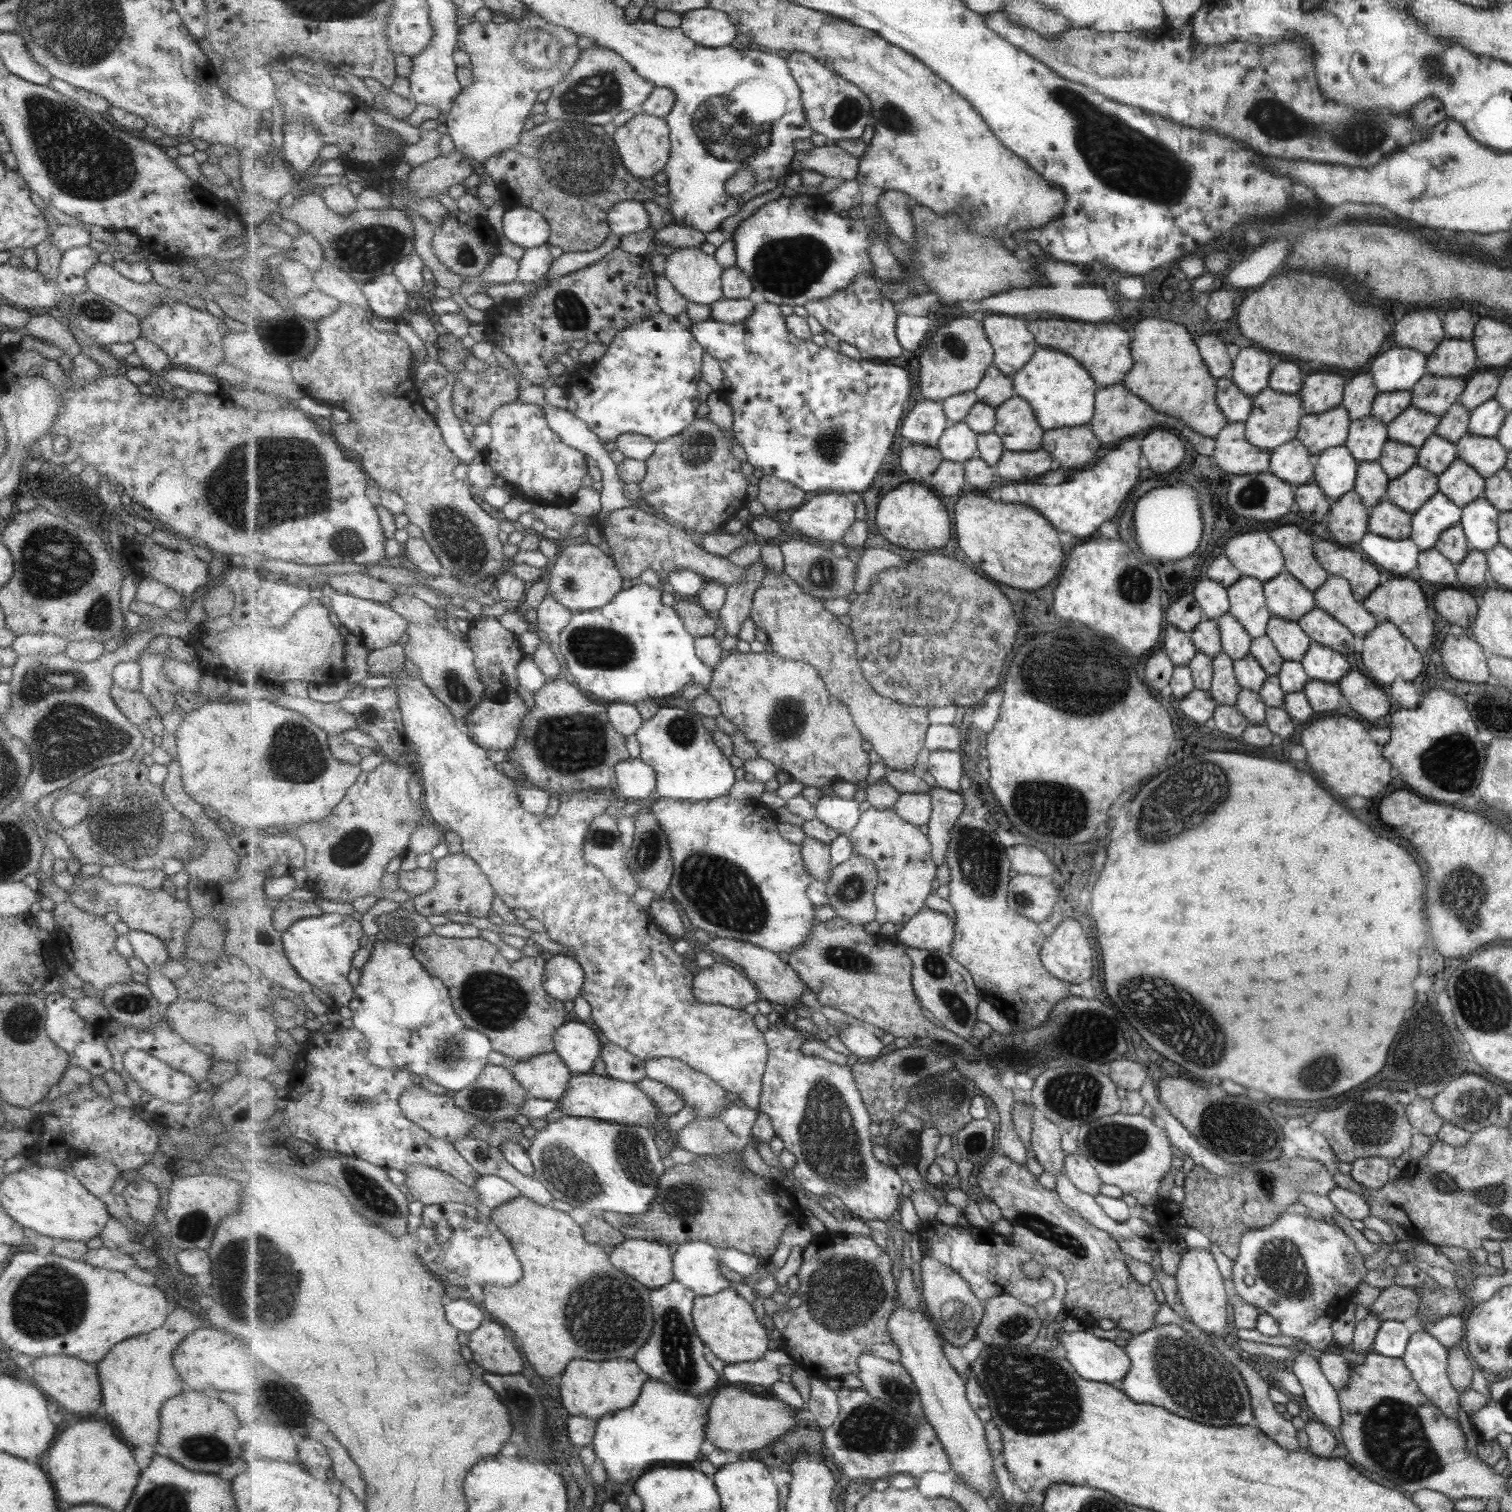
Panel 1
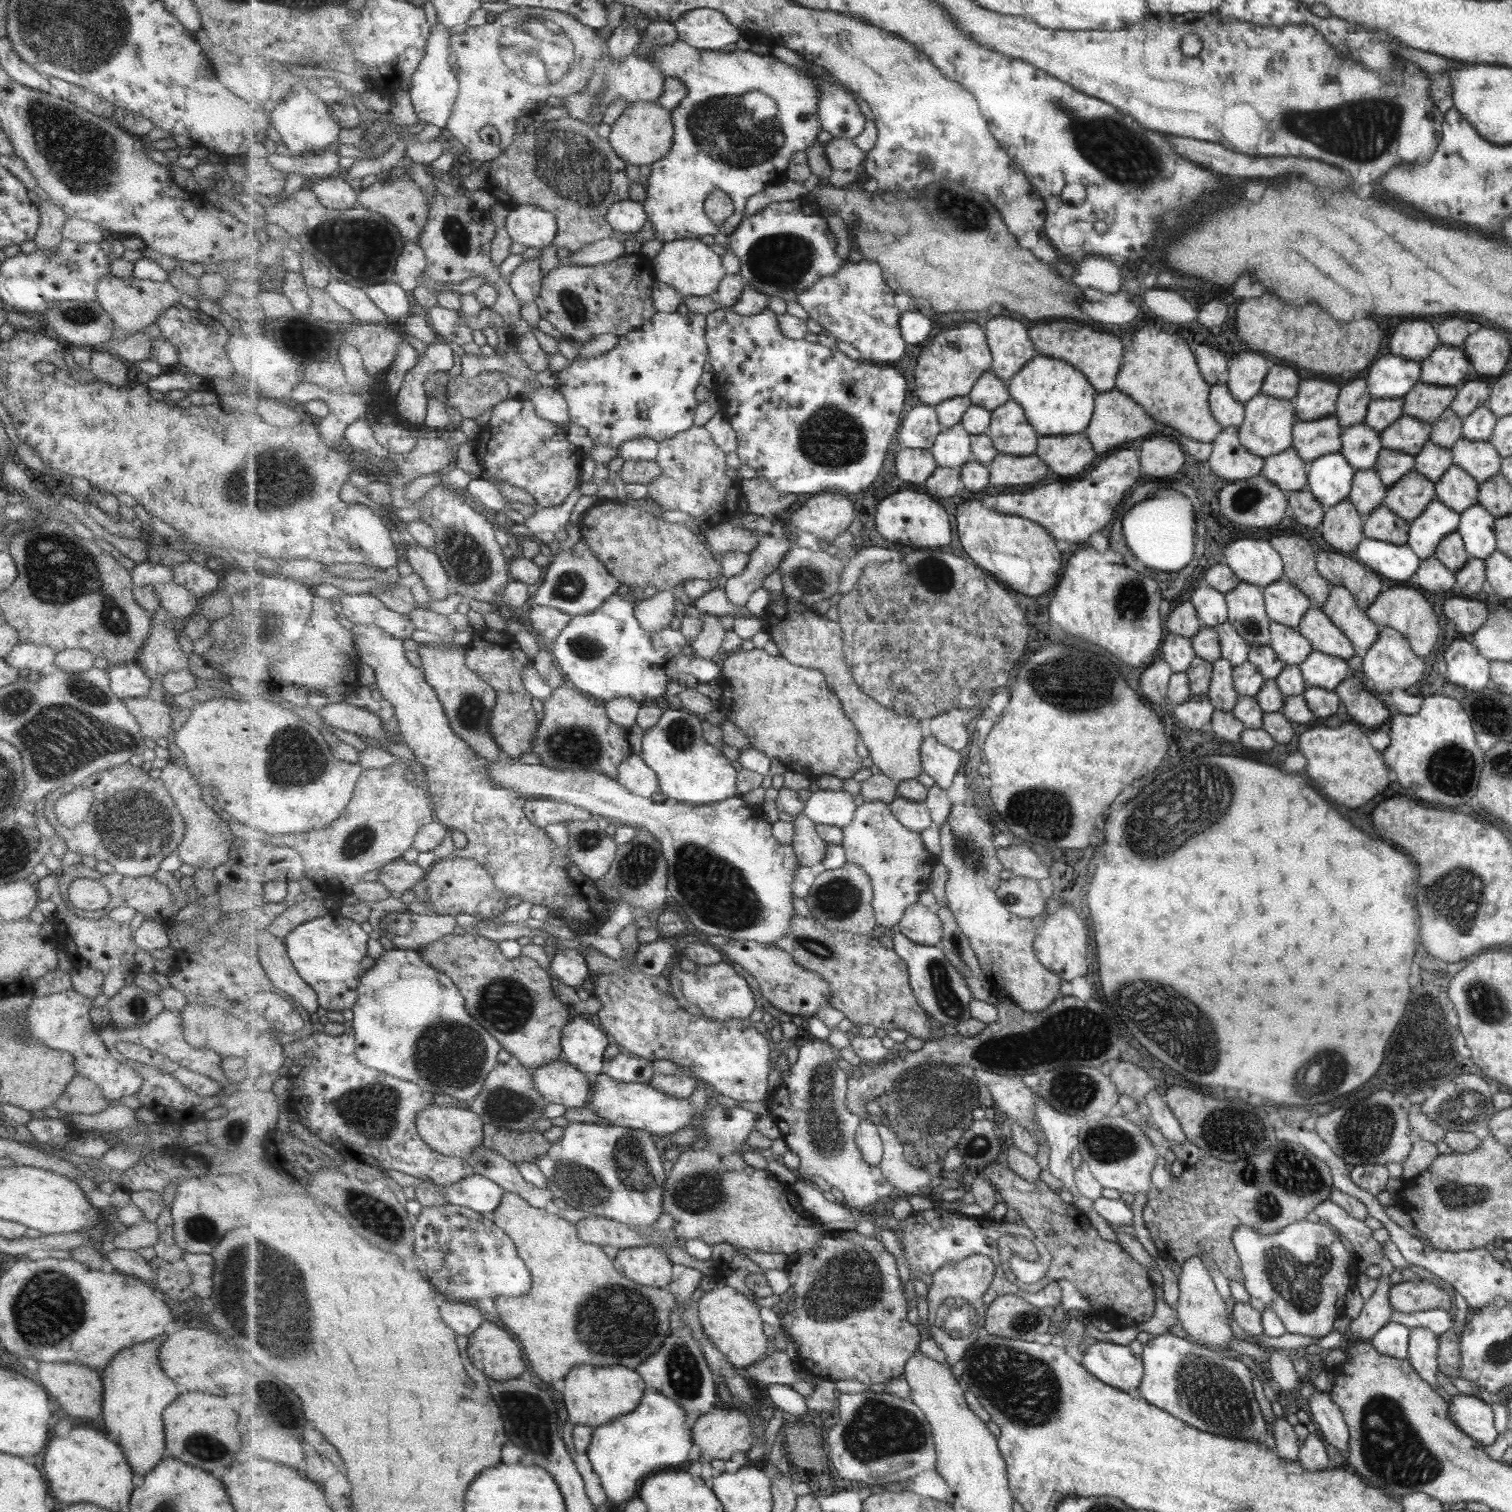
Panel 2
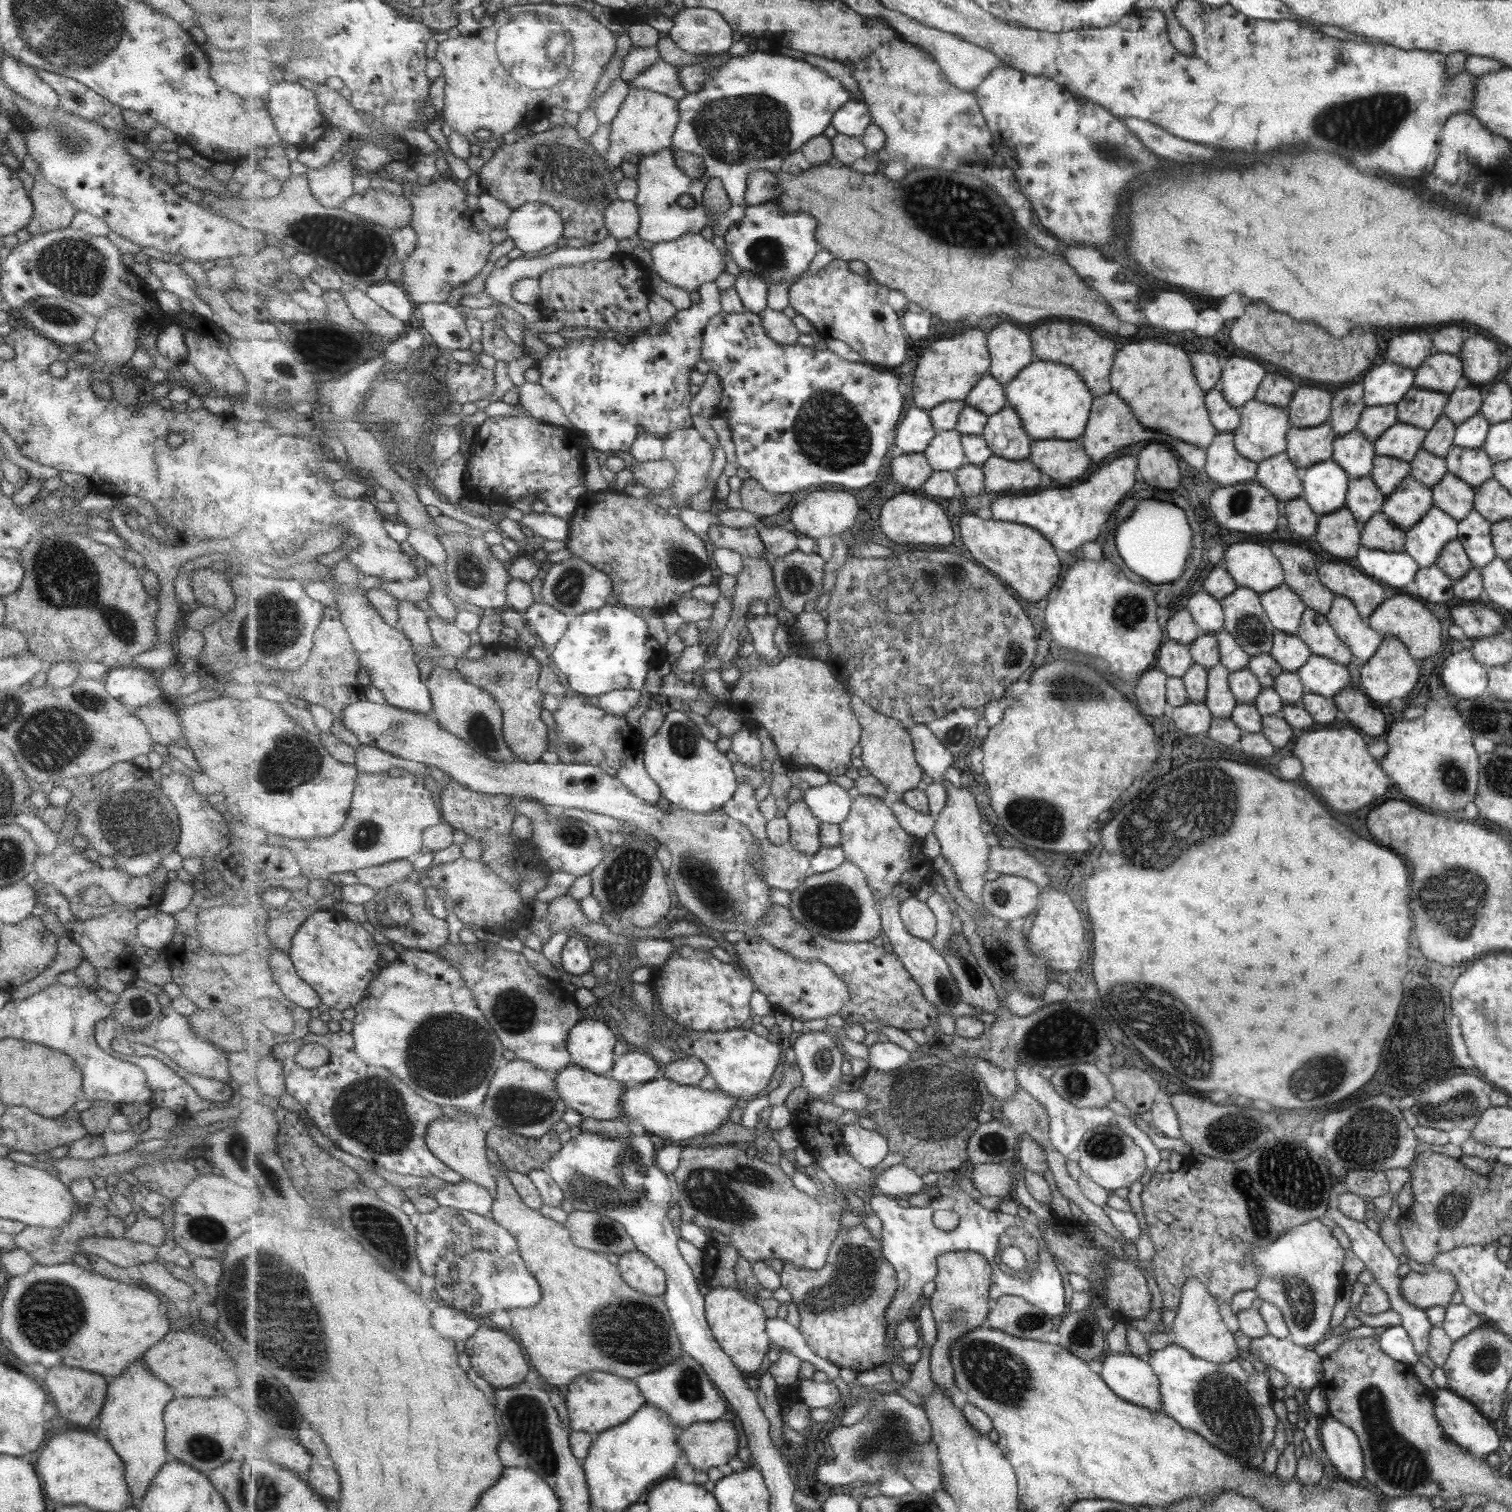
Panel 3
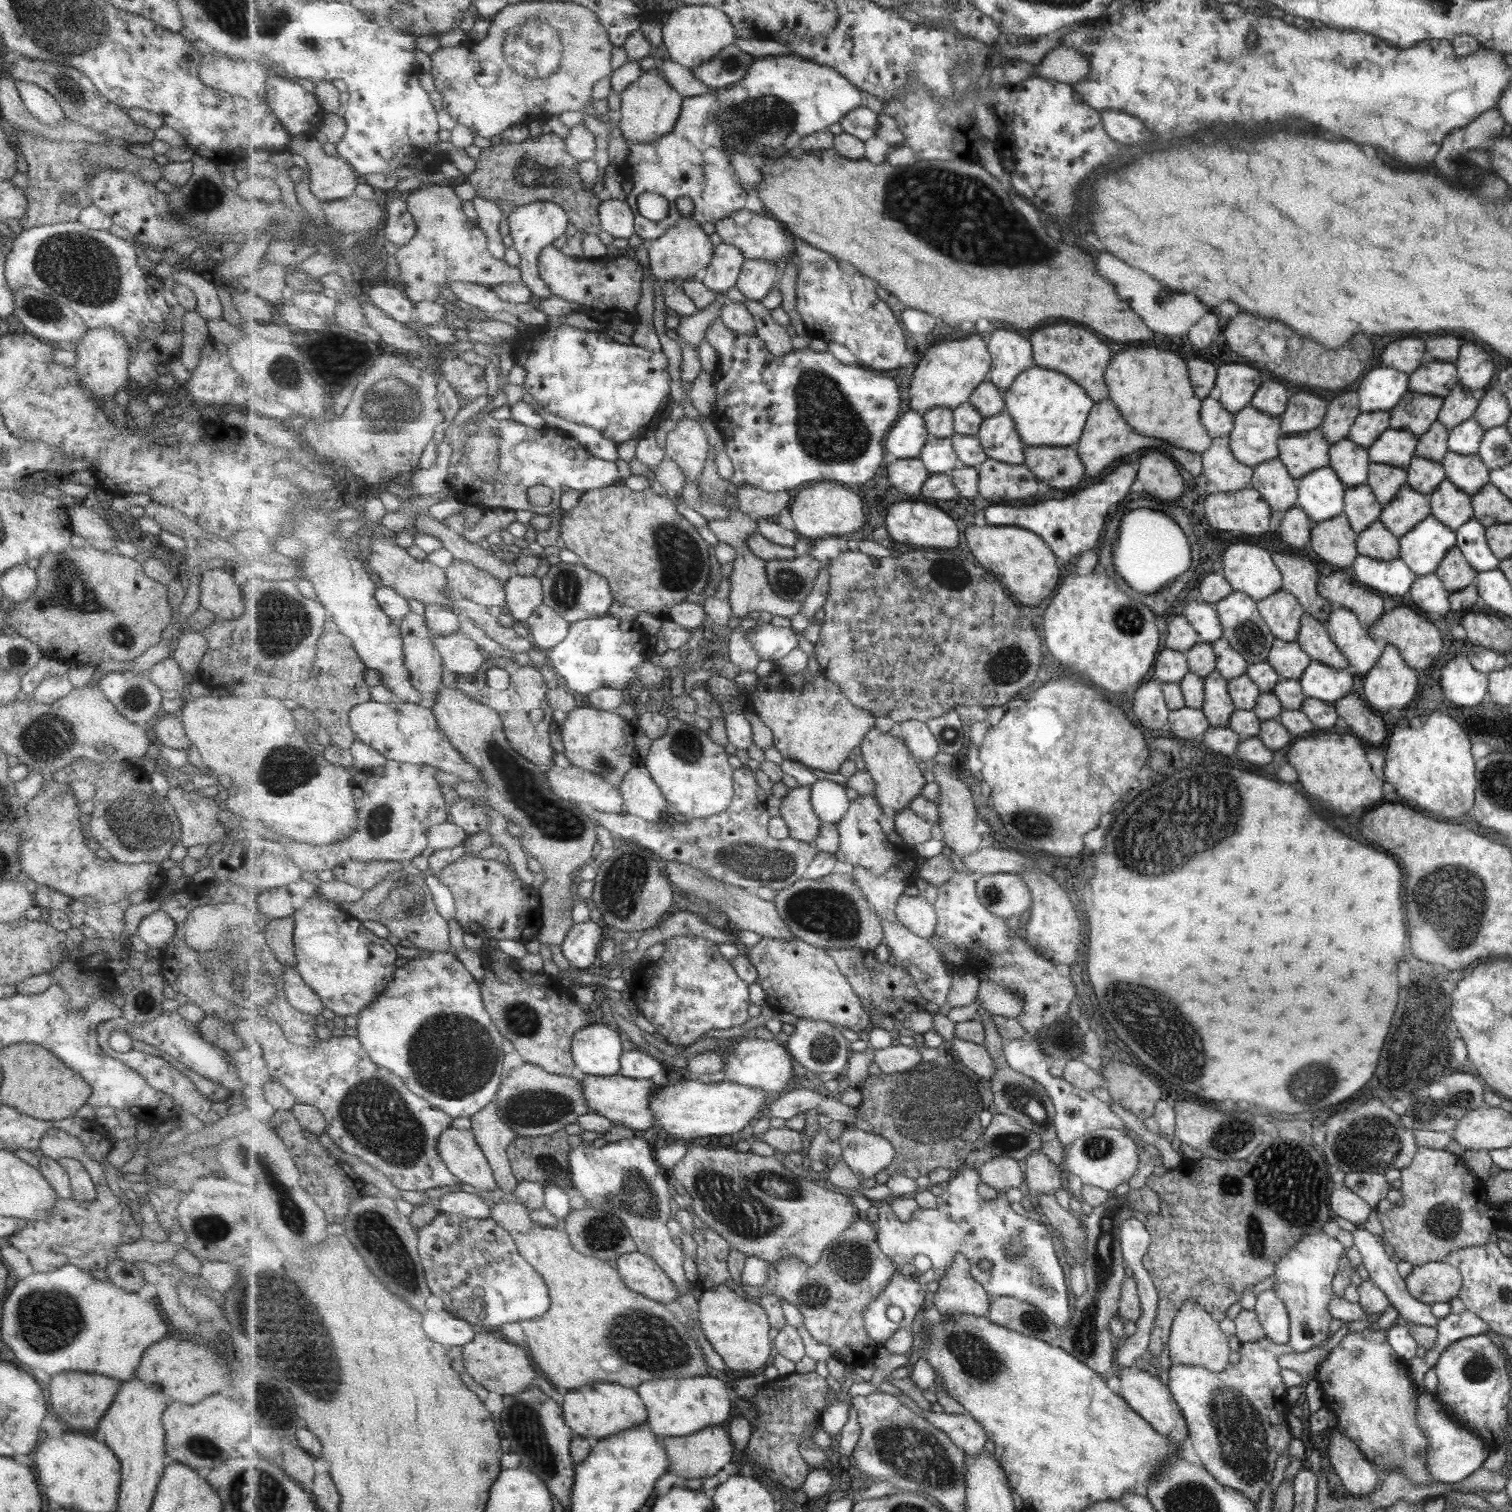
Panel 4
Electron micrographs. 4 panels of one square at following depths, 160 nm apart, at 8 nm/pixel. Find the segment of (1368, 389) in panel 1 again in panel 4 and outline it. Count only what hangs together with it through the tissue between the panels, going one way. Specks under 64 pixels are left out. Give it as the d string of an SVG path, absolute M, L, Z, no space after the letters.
M1355 391L1331 399L1320 426L1326 441L1334 443L1345 439L1360 412L1358 394Z

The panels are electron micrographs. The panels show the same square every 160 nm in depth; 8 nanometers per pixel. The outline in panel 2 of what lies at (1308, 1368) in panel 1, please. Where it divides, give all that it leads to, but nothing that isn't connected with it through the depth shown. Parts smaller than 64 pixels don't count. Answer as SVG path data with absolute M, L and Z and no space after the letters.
M1313 1391L1307 1401L1307 1414L1311 1414L1310 1418L1313 1418L1312 1421L1321 1432L1323 1440L1341 1452L1346 1462L1348 1430L1340 1408L1328 1393L1321 1391Z

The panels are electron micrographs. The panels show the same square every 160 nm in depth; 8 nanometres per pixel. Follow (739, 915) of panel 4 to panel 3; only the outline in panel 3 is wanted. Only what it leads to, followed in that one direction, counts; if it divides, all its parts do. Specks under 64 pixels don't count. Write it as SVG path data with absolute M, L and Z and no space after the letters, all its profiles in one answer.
M776 904L768 912L766 924L757 928L755 933L797 959L805 962L819 960L830 966L849 989L851 1002L841 1009L840 1015L852 1029L867 1021L894 1026L904 1032L925 1030L927 1026L935 1026L935 1020L939 1018L937 1007L927 1001L922 987L894 951L885 952L885 948L875 946L872 941L837 942L813 934L795 920L789 906Z

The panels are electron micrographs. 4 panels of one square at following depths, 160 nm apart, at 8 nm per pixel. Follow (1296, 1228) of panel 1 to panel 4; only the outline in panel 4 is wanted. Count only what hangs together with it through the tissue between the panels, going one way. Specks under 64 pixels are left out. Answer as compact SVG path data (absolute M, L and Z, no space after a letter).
M1322 1230L1311 1232L1298 1240L1295 1248L1276 1265L1273 1294L1285 1303L1289 1316L1289 1346L1294 1352L1305 1352L1312 1346L1324 1343L1330 1336L1332 1316L1329 1306L1332 1280L1339 1260L1343 1257L1343 1245L1329 1238Z

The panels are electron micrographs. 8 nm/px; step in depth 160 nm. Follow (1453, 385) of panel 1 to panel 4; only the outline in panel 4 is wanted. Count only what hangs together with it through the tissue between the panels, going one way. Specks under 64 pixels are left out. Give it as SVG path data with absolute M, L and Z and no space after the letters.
M1408 390L1398 404L1389 410L1390 428L1419 436L1438 420L1442 402L1441 397Z

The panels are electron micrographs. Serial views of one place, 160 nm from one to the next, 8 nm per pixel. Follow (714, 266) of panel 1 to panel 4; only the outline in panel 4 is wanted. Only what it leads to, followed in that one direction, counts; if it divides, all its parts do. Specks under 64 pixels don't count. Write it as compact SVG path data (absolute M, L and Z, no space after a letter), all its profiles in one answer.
M691 215L682 217L679 225L667 231L663 237L648 243L648 257L650 258L650 270L659 281L690 281L699 278L705 269L711 265L715 257L715 249L709 234L701 228L699 222Z

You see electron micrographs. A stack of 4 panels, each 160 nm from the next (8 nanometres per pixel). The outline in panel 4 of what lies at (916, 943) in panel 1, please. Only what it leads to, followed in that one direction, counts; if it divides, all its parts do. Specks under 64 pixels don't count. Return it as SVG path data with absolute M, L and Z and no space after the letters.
M903 895L896 908L898 920L913 934L931 938L938 928L935 904L931 905L924 896Z

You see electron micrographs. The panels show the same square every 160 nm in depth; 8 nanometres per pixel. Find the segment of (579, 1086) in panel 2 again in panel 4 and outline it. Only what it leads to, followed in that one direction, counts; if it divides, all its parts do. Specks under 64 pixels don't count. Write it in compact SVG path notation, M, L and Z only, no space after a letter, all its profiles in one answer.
M579 1075L582 1081L582 1091L586 1095L591 1113L599 1113L618 1124L624 1124L635 1130L647 1130L656 1126L654 1110L650 1109L650 1098L661 1087L653 1080L635 1079L623 1075L593 1076Z

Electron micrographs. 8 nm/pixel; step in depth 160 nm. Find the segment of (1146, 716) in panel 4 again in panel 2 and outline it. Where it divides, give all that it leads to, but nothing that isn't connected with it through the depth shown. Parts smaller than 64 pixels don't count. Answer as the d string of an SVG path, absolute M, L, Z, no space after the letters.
M1161 658L1138 671L1137 686L1145 700L1161 704L1168 687L1169 677L1172 675L1170 666Z

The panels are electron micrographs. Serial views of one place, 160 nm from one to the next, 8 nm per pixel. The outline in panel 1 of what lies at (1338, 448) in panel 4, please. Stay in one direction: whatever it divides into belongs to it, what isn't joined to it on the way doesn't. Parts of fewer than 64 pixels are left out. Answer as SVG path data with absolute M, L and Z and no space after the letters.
M1371 416L1350 421L1349 436L1345 445L1358 462L1377 461L1382 446L1389 440L1386 423Z

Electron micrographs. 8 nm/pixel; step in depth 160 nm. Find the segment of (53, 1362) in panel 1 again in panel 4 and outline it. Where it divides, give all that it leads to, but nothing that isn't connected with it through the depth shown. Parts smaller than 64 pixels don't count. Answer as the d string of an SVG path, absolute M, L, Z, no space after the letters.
M63 1372L63 1374L51 1376L51 1380L49 1380L49 1404L51 1404L51 1410L55 1410L55 1414L59 1418L63 1418L63 1422L67 1422L69 1426L73 1426L77 1430L81 1430L81 1428L87 1430L97 1427L99 1419L113 1401L117 1388L119 1388L117 1380L105 1378L101 1374Z

